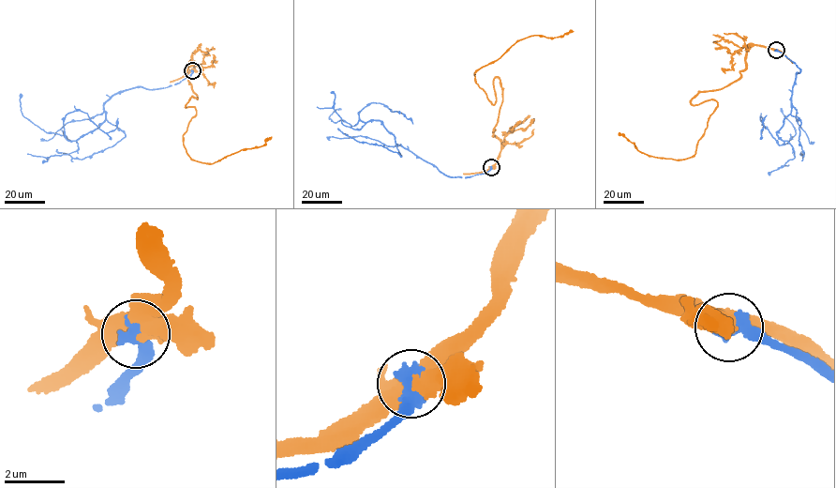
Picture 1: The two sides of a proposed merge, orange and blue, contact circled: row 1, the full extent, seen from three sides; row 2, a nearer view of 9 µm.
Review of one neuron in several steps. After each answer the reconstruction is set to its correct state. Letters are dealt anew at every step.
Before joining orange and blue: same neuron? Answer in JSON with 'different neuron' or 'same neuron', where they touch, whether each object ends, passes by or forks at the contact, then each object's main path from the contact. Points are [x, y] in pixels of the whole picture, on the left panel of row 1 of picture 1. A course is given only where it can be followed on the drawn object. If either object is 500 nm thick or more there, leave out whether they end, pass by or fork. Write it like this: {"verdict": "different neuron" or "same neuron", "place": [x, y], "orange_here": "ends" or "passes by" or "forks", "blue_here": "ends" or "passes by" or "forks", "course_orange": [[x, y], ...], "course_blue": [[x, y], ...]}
{"verdict": "different neuron", "place": [192, 70], "course_orange": [[191, 70], [197, 99], [185, 107], [196, 114], [183, 138], [191, 158], [213, 163], [272, 137]], "course_blue": [[191, 70], [167, 87], [120, 91], [103, 122], [66, 138], [68, 113], [107, 132], [117, 118]]}

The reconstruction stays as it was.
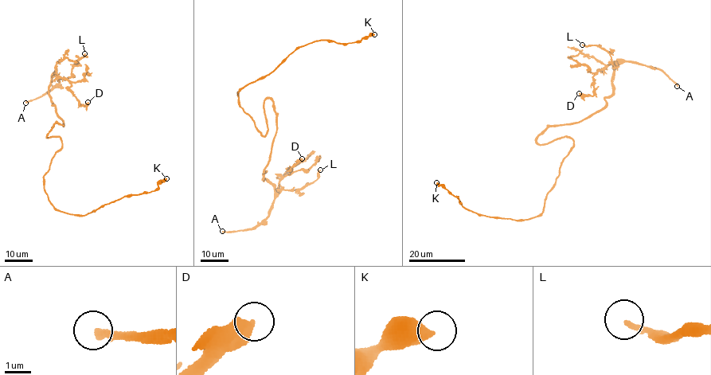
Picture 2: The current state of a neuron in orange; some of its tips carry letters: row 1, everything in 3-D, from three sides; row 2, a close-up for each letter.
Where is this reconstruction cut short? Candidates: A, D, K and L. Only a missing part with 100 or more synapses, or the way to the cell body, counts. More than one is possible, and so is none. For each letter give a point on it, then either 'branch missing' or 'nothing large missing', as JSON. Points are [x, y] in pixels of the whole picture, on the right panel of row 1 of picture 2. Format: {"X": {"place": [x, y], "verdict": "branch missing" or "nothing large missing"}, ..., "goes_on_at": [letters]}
{"A": {"place": [677, 86], "verdict": "branch missing"}, "D": {"place": [579, 93], "verdict": "nothing large missing"}, "K": {"place": [436, 182], "verdict": "nothing large missing"}, "L": {"place": [582, 44], "verdict": "nothing large missing"}, "goes_on_at": ["A"]}

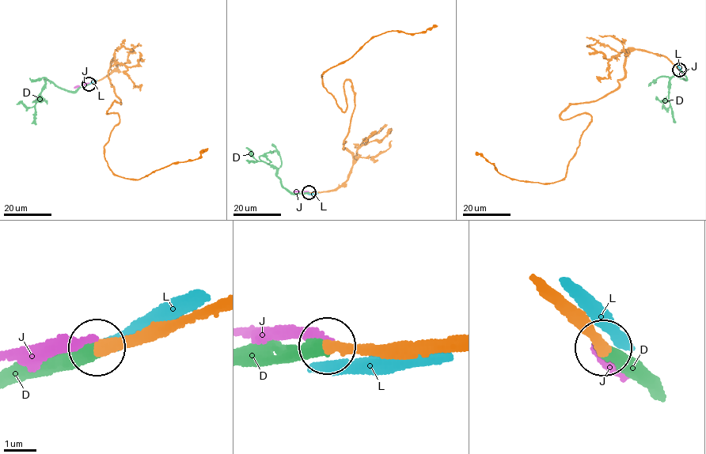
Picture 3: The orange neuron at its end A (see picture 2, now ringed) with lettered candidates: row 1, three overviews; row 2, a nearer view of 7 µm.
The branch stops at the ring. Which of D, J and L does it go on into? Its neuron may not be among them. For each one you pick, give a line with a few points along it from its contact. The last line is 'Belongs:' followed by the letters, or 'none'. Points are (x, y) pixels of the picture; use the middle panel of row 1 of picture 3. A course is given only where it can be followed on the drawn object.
D: course (309, 192), (288, 191), (276, 175), (276, 168), (258, 161), (246, 147)
Belongs: D

